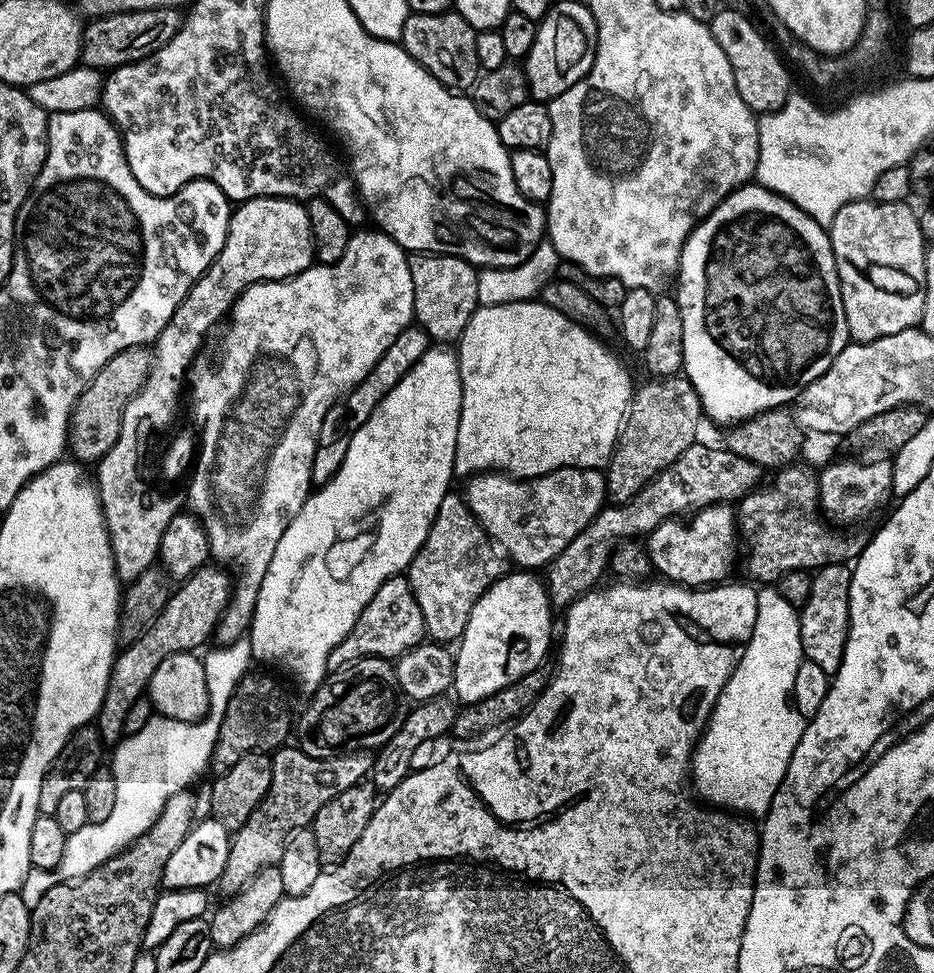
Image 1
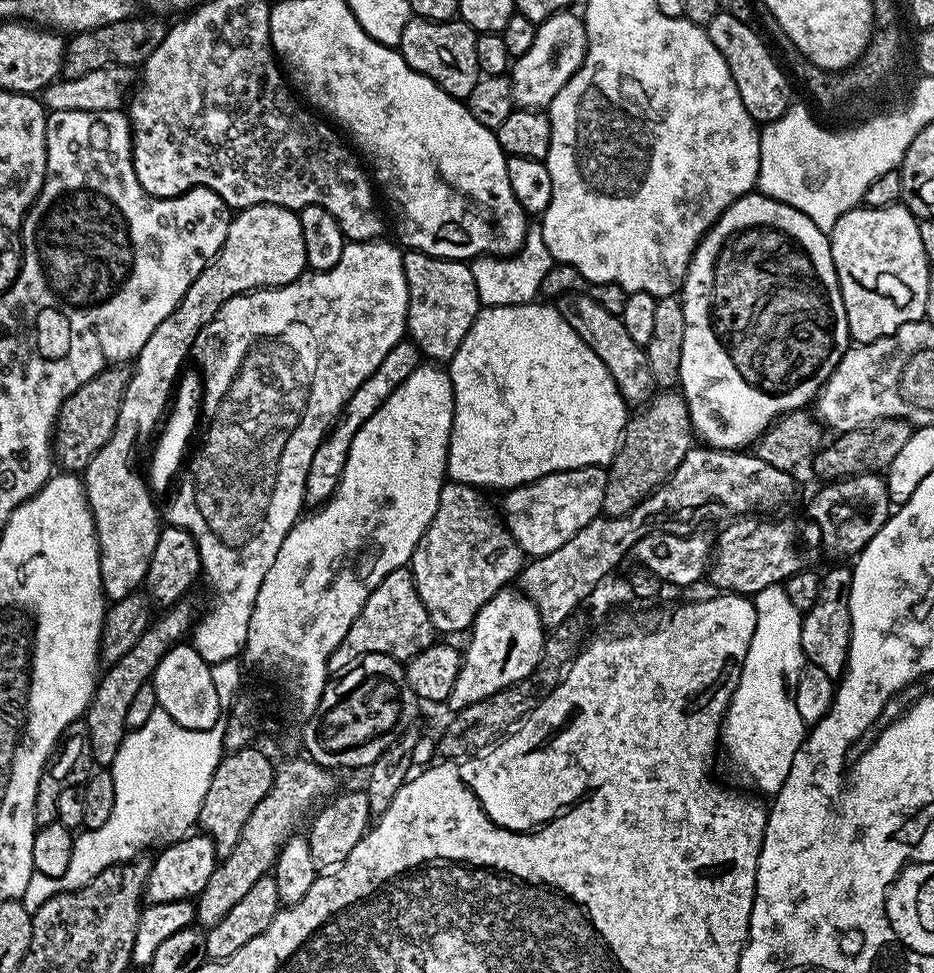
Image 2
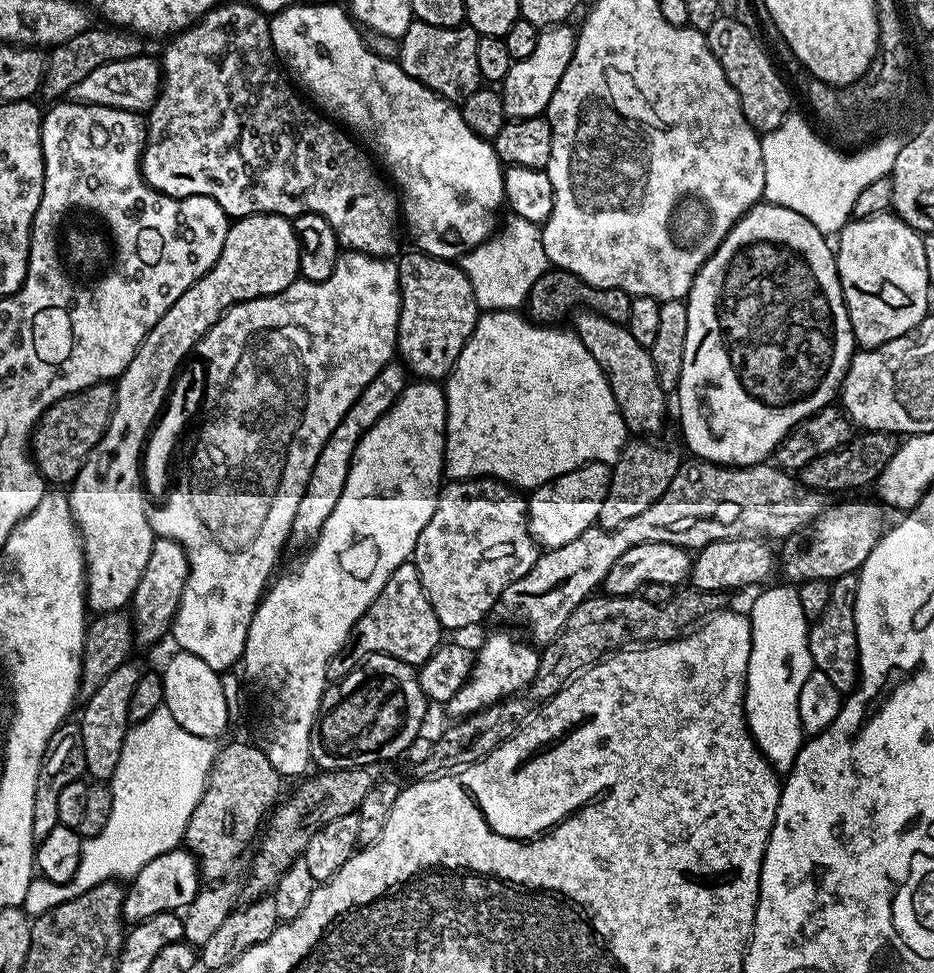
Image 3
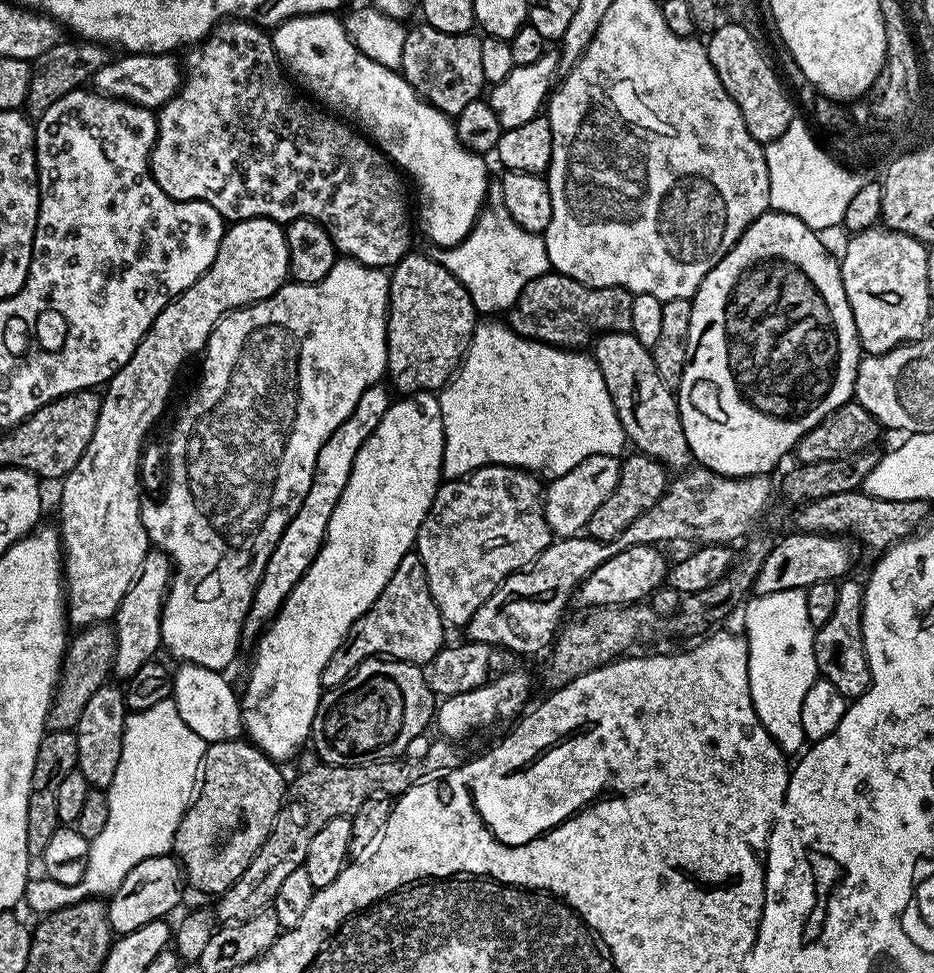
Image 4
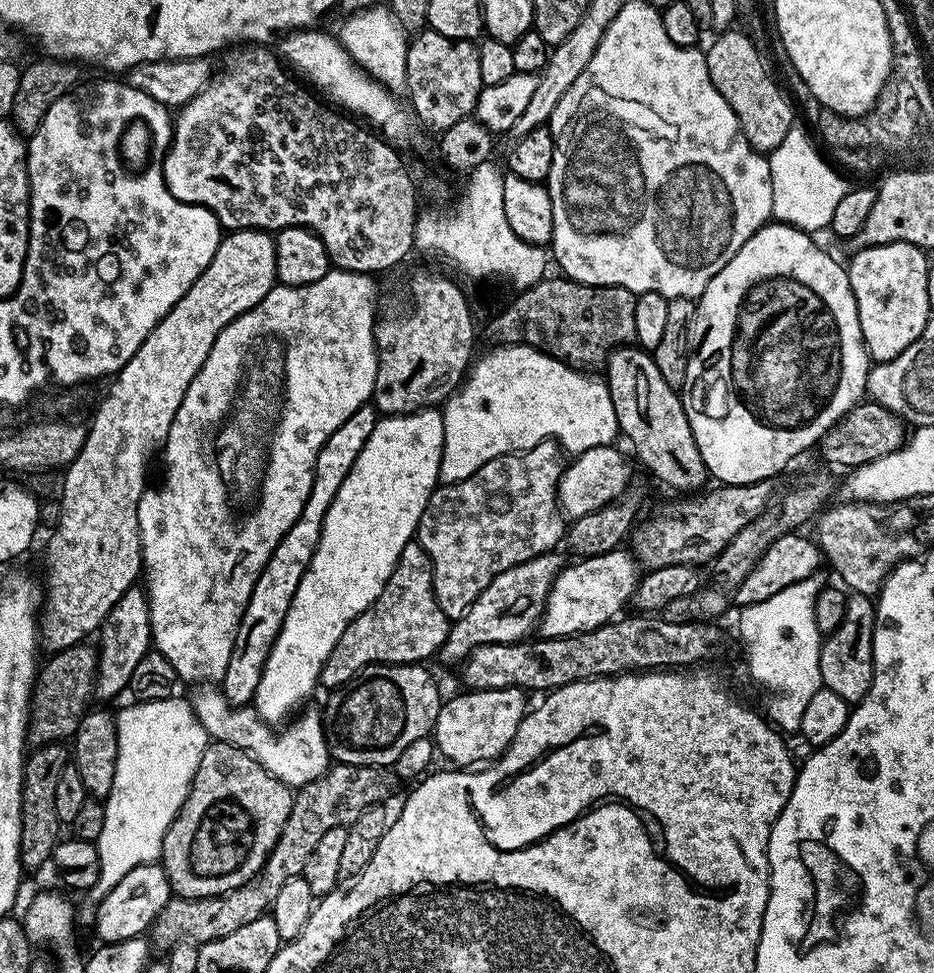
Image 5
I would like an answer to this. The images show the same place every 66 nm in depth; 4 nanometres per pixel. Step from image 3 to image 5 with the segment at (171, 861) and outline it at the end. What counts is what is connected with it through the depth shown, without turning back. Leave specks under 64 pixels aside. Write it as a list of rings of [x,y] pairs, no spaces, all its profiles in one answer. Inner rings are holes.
[[[157,862],[134,866],[134,870],[130,870],[130,874],[126,874],[118,886],[114,886],[114,890],[99,897],[97,904],[100,905],[96,908],[96,932],[101,936],[99,939],[105,944],[113,944],[135,936],[144,936],[173,896],[163,864]]]

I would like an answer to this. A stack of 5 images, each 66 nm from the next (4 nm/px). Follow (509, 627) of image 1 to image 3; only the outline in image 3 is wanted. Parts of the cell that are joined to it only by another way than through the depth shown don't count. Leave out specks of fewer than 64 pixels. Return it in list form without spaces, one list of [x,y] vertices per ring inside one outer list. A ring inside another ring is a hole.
[[[496,632],[484,645],[476,656],[476,667],[472,679],[454,694],[454,698],[446,701],[446,708],[450,717],[463,718],[473,715],[495,705],[497,701],[503,700],[513,694],[519,693],[528,687],[535,678],[535,672],[539,668],[540,652],[531,643],[523,644],[515,640],[508,632]]]

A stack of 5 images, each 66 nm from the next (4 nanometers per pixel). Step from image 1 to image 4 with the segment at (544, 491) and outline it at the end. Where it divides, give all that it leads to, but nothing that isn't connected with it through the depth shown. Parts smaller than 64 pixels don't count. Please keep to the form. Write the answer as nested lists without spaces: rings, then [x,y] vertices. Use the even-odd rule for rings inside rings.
[[[591,456],[582,461],[574,470],[555,477],[547,485],[544,501],[544,517],[549,528],[557,537],[575,536],[587,525],[590,514],[606,502],[606,498],[618,486],[621,461],[615,456]]]

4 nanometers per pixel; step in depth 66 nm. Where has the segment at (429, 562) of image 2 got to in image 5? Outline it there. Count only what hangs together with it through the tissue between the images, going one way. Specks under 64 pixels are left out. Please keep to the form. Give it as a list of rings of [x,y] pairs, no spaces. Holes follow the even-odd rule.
[[[543,440],[541,444],[528,449],[526,452],[494,458],[490,462],[486,462],[486,466],[482,466],[474,474],[470,474],[470,478],[459,480],[457,484],[440,484],[432,491],[432,496],[426,502],[426,510],[422,514],[420,525],[416,527],[415,539],[422,546],[422,550],[426,550],[426,554],[430,558],[432,563],[432,589],[438,598],[438,606],[442,610],[442,614],[446,614],[449,621],[455,622],[464,617],[468,607],[478,598],[478,594],[482,594],[482,590],[486,590],[486,586],[490,586],[490,582],[495,576],[502,574],[507,568],[513,568],[515,564],[532,560],[543,552],[553,551],[557,547],[556,543],[559,540],[561,543],[565,539],[566,520],[558,503],[560,475],[564,472],[565,467],[566,456],[560,445],[554,440]]]

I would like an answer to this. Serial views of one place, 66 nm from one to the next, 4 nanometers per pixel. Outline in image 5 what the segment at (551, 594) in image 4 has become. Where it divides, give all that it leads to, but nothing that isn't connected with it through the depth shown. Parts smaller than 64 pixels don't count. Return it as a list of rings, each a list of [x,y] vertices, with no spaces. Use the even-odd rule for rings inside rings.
[[[559,551],[543,552],[513,568],[507,568],[495,576],[478,594],[478,598],[468,607],[466,614],[449,627],[448,637],[438,653],[438,660],[444,664],[463,665],[464,660],[478,646],[487,644],[518,644],[531,637],[540,623],[548,596],[552,593],[552,584],[566,560],[559,556]]]

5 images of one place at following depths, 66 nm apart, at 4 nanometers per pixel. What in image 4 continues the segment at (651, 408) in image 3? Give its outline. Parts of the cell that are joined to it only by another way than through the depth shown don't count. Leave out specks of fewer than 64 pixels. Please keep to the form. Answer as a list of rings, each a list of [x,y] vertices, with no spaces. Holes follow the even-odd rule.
[[[606,332],[595,344],[596,365],[602,370],[602,378],[606,378],[606,390],[610,390],[610,398],[631,447],[633,444],[637,453],[657,460],[665,469],[687,469],[693,463],[693,458],[686,442],[686,430],[682,430],[680,405],[673,389],[658,378],[651,351],[644,348],[631,332]]]

